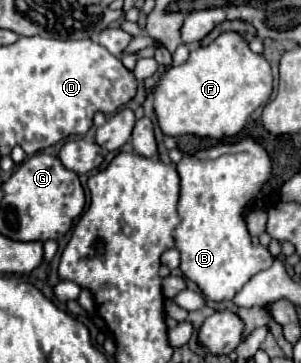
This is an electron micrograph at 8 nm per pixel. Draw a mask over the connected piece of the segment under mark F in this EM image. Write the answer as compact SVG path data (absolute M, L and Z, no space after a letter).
M222 32L212 44L196 46L190 58L166 70L154 90L154 110L166 136L236 136L250 114L268 102L272 94L272 70L262 54L254 54L238 32Z

